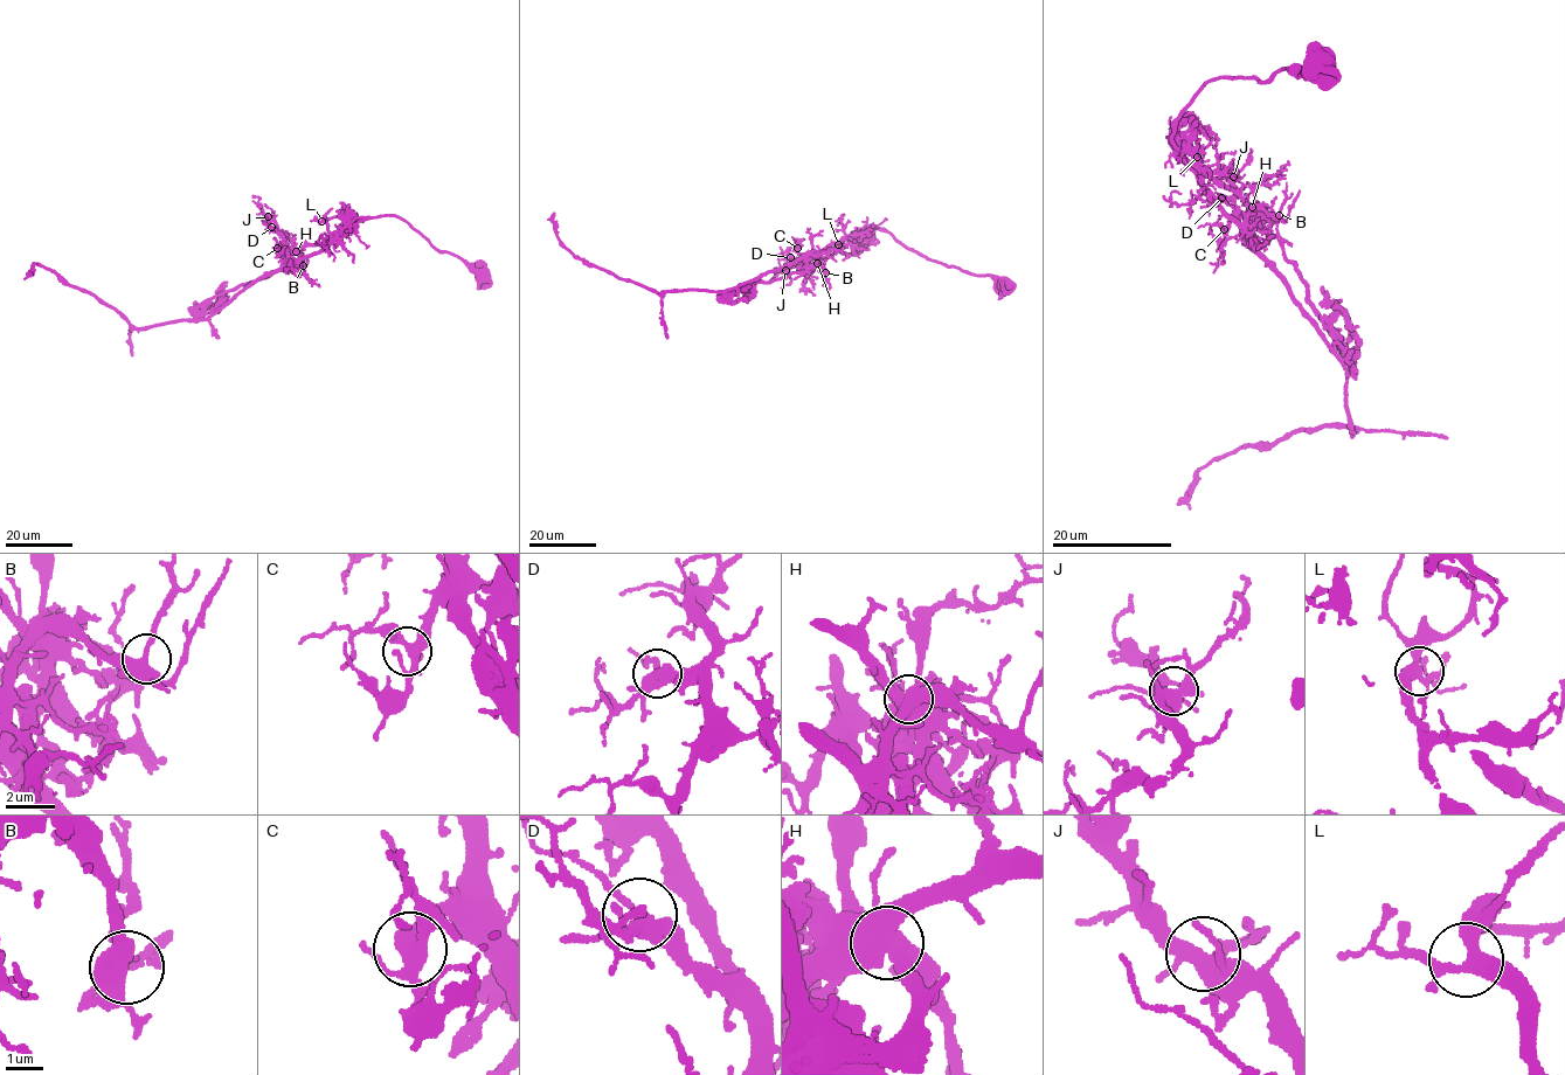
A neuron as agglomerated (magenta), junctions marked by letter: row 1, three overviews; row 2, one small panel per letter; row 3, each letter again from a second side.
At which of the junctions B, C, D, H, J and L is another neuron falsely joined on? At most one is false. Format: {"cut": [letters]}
{"cut": ["H"]}

